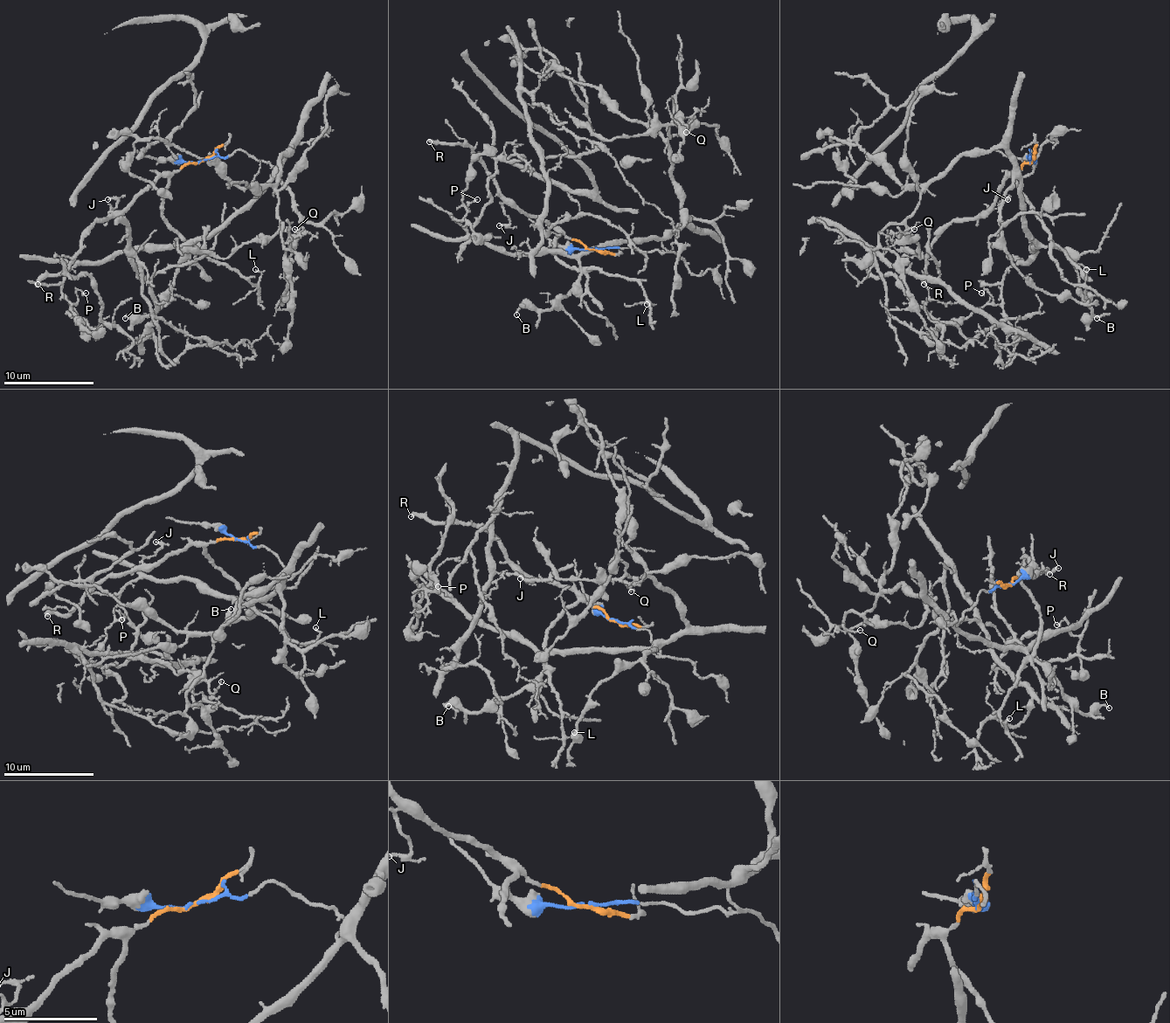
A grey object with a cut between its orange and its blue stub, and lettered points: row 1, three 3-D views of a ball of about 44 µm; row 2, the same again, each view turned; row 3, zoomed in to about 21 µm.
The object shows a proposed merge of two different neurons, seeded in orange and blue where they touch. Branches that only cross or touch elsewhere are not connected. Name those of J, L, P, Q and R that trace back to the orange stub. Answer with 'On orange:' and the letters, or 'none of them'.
On orange: J, L, R

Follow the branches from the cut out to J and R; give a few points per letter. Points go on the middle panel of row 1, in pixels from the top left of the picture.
J: (593, 250), (553, 229), (543, 220), (526, 216), (508, 202), (503, 211), (510, 223), (499, 224)
R: (593, 250), (515, 206), (501, 193), (489, 173), (467, 146), (429, 141)

